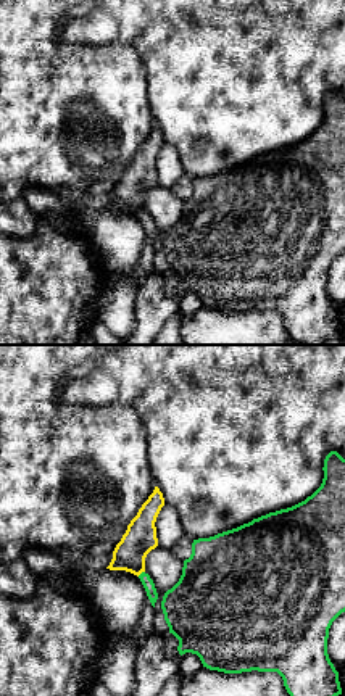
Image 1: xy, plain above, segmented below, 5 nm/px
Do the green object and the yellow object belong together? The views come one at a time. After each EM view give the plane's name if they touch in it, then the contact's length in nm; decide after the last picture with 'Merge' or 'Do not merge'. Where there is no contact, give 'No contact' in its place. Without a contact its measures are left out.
Touches green in xy. Shared border 50 nm

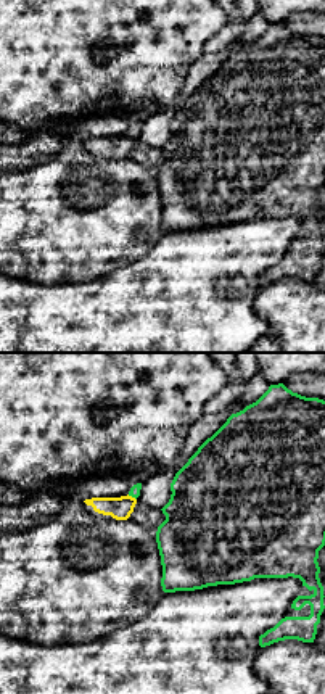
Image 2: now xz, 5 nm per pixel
Touches green in xz. Shared border 50 nm

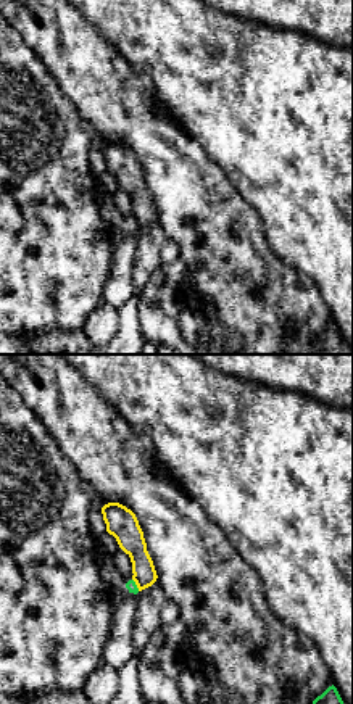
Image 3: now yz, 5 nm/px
Touches green in yz. Shared border 70 nm

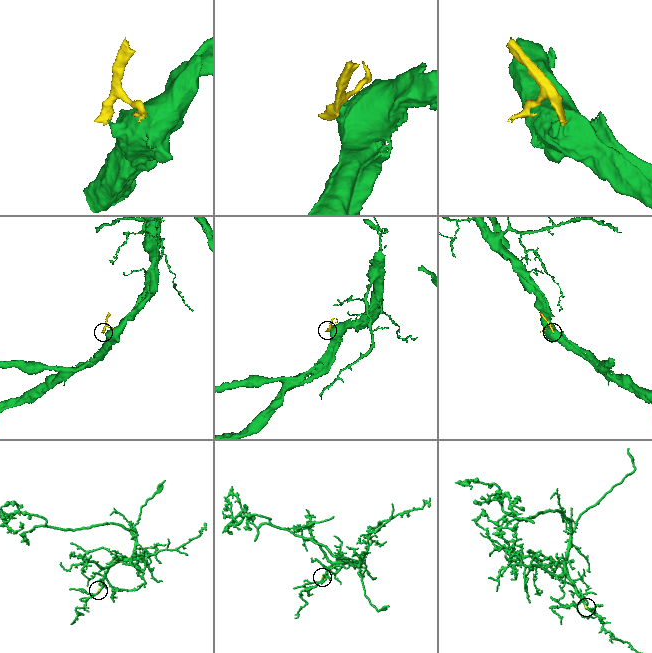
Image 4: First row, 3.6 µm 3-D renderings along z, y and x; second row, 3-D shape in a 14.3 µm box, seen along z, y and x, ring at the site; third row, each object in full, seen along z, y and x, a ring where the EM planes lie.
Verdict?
Do not merge

